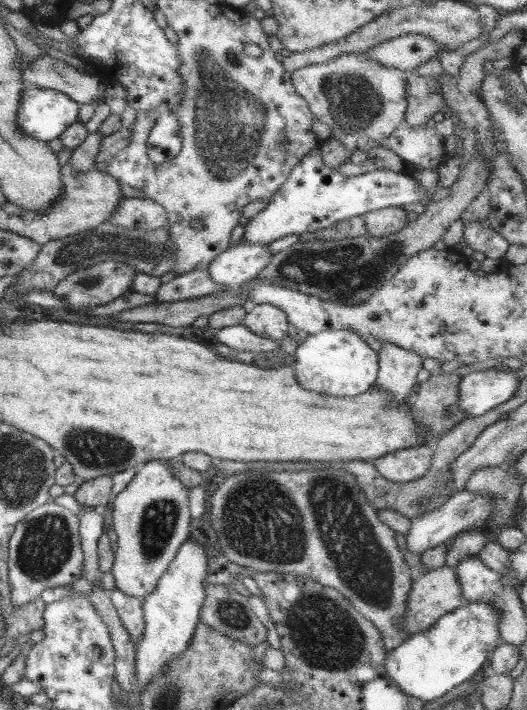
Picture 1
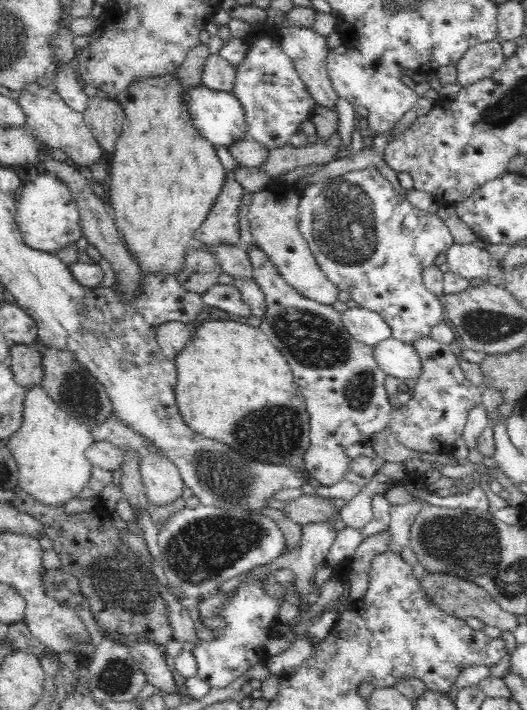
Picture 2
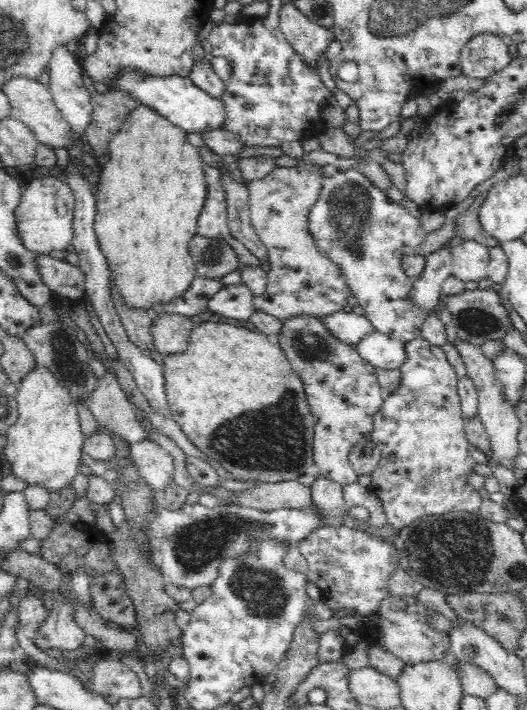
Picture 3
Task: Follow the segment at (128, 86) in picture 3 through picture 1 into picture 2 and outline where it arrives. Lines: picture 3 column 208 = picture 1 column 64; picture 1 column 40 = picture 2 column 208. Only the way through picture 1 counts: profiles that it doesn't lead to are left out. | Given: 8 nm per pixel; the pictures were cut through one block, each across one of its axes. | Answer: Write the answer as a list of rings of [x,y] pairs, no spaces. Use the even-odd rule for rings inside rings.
[[[200,84],[200,86],[188,90],[186,102],[188,102],[188,110],[190,110],[190,118],[192,118],[194,128],[206,140],[210,140],[214,146],[226,146],[226,148],[230,148],[234,142],[248,138],[246,136],[248,134],[248,124],[246,124],[244,106],[242,106],[242,102],[232,92],[212,90],[212,88]]]

